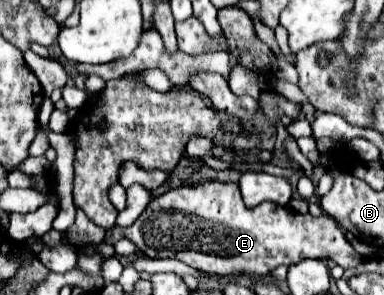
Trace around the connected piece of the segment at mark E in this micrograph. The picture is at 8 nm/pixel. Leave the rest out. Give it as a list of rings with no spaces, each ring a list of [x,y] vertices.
[[[205,181],[199,185],[185,185],[179,189],[171,189],[159,197],[153,197],[147,209],[139,215],[139,219],[129,227],[113,227],[105,235],[107,245],[115,245],[119,239],[133,241],[143,255],[151,259],[179,259],[193,269],[205,271],[209,275],[231,275],[231,273],[247,273],[247,275],[269,275],[279,265],[293,265],[303,259],[331,259],[343,269],[353,269],[361,263],[361,257],[353,249],[353,245],[345,239],[339,225],[329,217],[311,217],[295,213],[277,203],[261,203],[249,209],[243,203],[239,185],[235,183],[219,183]]]

